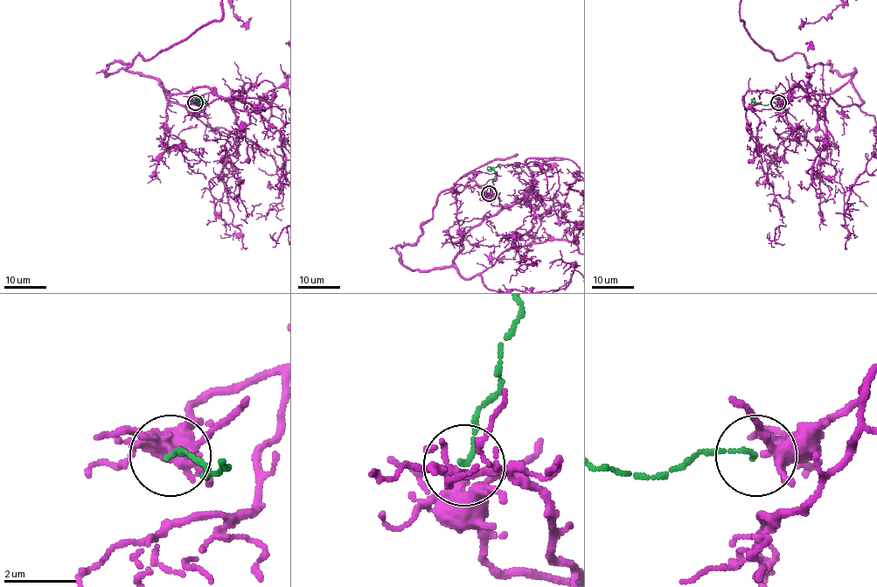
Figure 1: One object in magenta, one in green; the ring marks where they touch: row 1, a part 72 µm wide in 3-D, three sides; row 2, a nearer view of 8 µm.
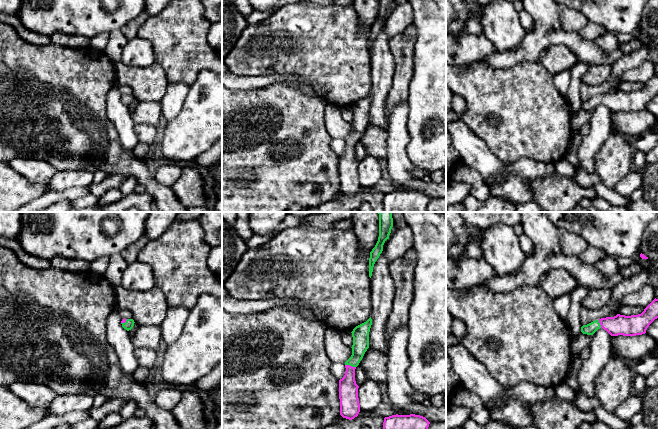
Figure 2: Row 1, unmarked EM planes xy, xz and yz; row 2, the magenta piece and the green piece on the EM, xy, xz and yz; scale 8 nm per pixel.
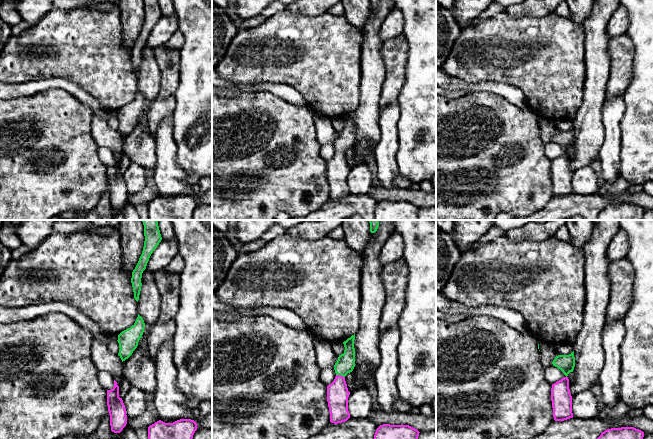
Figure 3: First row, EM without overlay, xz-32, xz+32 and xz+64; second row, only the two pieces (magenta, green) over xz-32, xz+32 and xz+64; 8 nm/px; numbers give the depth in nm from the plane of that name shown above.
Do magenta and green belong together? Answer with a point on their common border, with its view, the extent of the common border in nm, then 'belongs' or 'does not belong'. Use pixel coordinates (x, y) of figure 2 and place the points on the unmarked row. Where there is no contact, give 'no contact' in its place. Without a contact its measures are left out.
meets magenta in xz at (349, 141); contact 90 nm long; belongs

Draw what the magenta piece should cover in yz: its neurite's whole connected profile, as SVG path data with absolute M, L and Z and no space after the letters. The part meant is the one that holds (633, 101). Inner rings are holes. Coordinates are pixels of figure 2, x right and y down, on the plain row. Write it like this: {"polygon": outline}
{"polygon": "M654 75L641 90L625 92L617 90L614 93L601 94L581 103L581 108L593 111L603 104L611 112L636 112L646 109L649 101L658 94L658 75Z"}

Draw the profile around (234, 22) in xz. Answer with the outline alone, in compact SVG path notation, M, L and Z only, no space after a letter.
M222 0L222 62L247 27L246 16L231 0Z

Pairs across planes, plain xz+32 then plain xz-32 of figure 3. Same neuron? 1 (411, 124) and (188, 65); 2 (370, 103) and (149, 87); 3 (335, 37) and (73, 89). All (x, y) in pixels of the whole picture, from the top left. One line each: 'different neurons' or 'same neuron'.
1: same neuron
2: same neuron
3: different neurons

